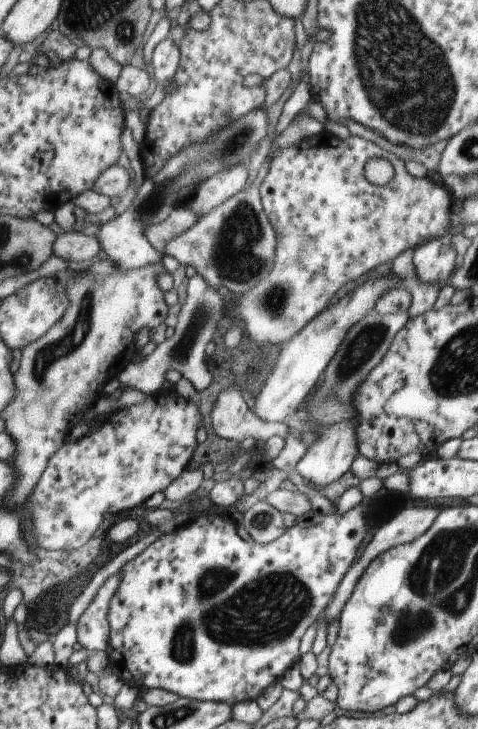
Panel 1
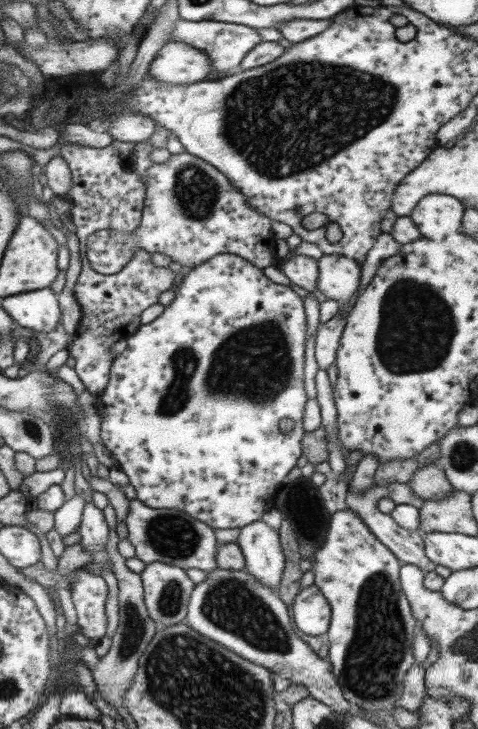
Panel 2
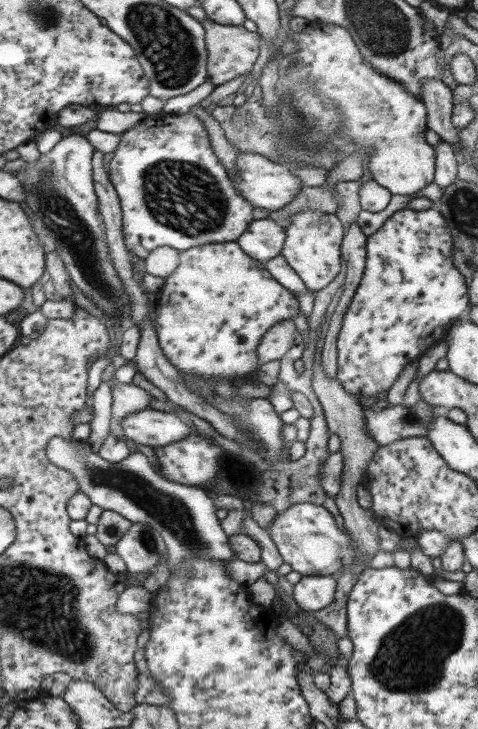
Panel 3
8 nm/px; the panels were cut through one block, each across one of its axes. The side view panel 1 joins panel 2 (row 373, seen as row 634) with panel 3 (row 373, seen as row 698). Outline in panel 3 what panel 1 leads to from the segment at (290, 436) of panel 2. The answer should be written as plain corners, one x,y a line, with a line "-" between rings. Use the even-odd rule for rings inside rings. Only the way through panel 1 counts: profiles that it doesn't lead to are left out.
235,240
221,241
220,243
209,243
207,245
193,246
192,249
187,249
178,253
178,265
175,270
164,278
163,286
158,290
154,300
154,312
156,315
155,323
153,324
155,336
157,338
159,349
163,357
167,359
181,374
191,374
191,376
199,376
203,380
225,380
231,386
240,387
242,384
257,384
259,379
254,378
257,374
258,367
261,365
257,362
257,344
261,342
261,336
267,332
271,326
275,326
277,322
292,321
295,315
299,312
297,299
295,295
287,291
264,267
264,262
253,260
247,256
236,243

